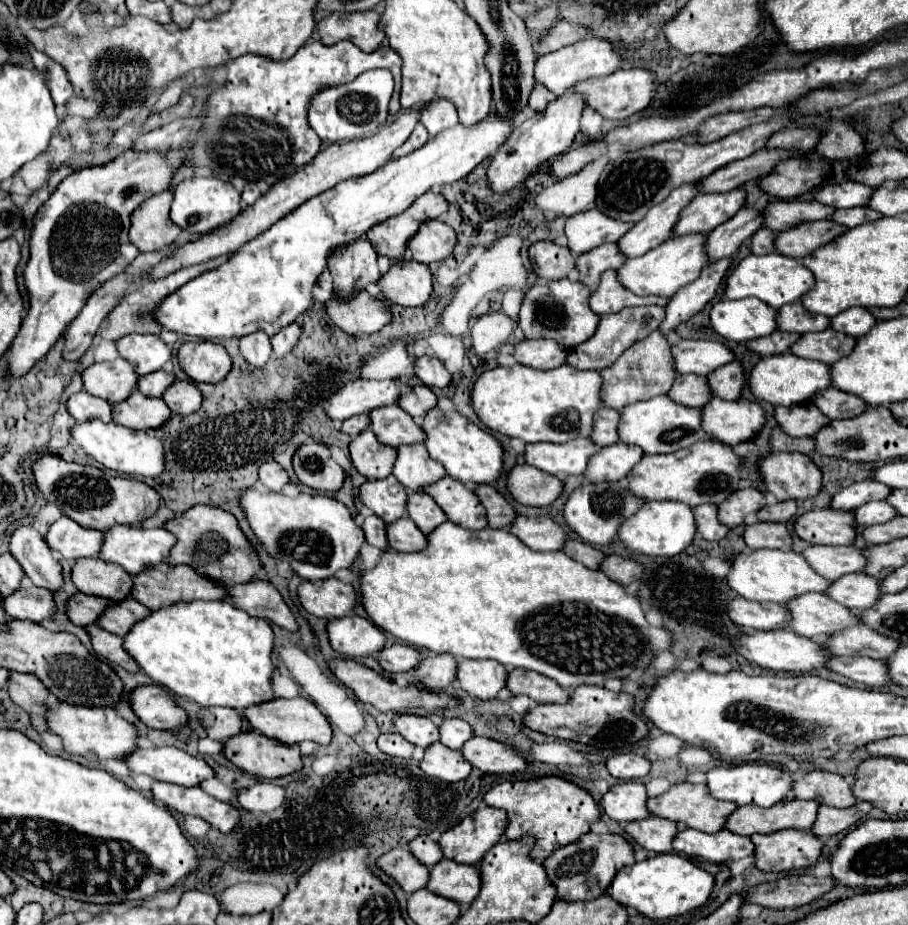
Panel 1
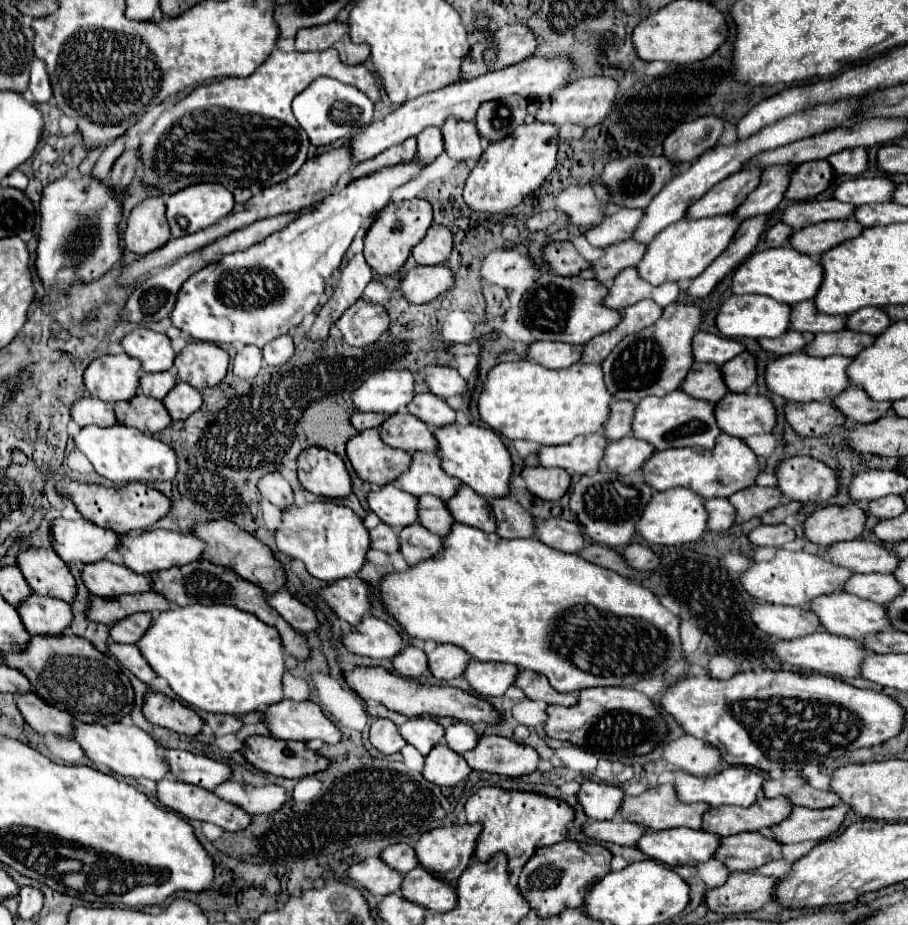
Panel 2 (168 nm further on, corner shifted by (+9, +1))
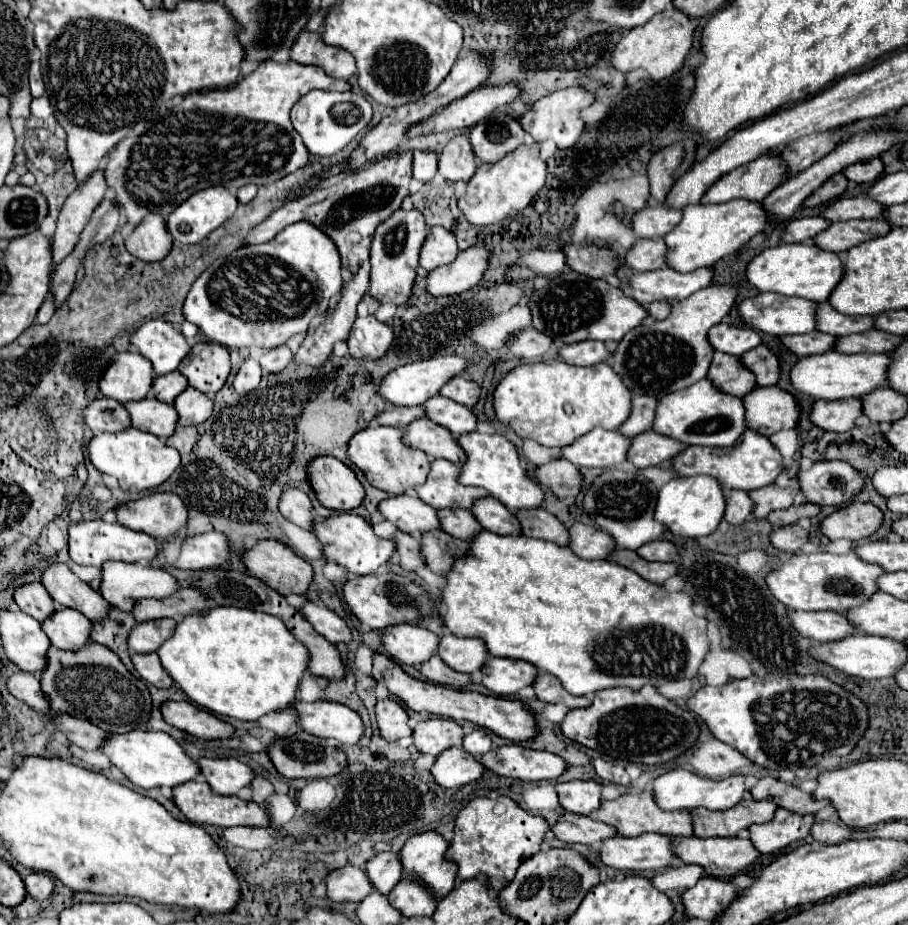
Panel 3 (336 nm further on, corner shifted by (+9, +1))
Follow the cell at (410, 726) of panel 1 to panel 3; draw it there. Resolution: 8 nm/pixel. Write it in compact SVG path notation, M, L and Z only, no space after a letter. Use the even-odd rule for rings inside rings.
M428 719L414 727L414 745L420 753L440 755L450 747L462 747L464 731L452 719Z

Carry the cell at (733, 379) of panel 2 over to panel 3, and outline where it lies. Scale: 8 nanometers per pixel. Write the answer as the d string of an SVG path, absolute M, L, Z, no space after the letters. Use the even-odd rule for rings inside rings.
M758 345L756 349L746 351L744 357L742 357L742 363L758 375L760 387L778 383L780 363L778 363L778 357L766 345Z

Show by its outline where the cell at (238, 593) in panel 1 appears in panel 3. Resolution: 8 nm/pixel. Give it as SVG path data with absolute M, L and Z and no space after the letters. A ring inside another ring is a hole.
M304 601L300 605L300 613L314 625L314 629L328 637L330 643L350 643L352 631L342 617L330 611L326 605L316 605L312 601Z

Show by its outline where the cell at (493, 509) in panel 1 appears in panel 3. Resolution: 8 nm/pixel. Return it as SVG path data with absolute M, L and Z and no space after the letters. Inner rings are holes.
M544 509L518 511L516 517L518 517L518 521L522 525L522 533L526 537L546 539L546 541L554 541L558 545L568 545L570 543L568 529L552 513L548 513Z

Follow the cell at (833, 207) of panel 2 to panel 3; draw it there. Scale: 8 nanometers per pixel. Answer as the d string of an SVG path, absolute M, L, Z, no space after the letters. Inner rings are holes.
M860 195L860 197L850 197L850 199L838 199L834 203L830 203L824 211L822 217L826 217L828 221L836 223L836 221L848 221L848 219L880 219L884 213L884 205L880 205L878 201Z

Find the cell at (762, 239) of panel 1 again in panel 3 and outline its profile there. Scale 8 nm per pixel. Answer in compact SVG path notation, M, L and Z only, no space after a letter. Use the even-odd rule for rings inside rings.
M804 217L804 219L792 219L788 221L786 229L782 231L784 243L798 243L798 241L812 241L814 235L828 229L830 221L822 217Z

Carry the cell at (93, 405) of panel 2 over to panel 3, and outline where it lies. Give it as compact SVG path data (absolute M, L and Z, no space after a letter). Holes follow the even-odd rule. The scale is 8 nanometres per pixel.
M102 397L102 399L94 399L84 413L86 425L94 431L94 433L118 433L124 429L132 427L130 415L126 411L126 407L122 403L118 403L116 399L110 397Z

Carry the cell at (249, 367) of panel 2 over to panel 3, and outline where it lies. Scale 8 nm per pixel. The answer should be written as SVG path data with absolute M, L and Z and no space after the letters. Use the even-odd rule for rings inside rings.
M246 359L244 365L240 367L238 375L234 377L234 389L236 389L236 393L238 395L246 395L246 393L254 391L260 385L260 377L262 377L262 373L260 373L258 361Z

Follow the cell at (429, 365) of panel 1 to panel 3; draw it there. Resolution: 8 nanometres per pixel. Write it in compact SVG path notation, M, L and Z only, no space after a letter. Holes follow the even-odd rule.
M454 377L454 381L450 381L450 385L442 387L440 395L454 399L460 405L474 407L480 399L480 385L476 381L466 381L464 377Z

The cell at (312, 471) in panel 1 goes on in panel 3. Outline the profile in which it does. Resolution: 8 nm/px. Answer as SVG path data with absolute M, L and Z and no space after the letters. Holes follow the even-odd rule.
M318 457L308 465L310 485L318 501L334 511L352 511L362 505L366 491L354 471L336 457Z

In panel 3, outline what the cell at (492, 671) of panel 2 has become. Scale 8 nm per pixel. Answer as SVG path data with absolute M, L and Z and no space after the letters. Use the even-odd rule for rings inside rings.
M490 657L482 667L482 685L496 695L514 695L534 683L538 669L520 659Z

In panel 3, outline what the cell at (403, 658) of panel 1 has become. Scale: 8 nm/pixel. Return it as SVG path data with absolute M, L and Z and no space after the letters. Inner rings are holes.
M434 655L430 661L426 661L426 665L418 667L418 669L428 681L434 681L440 685L456 687L456 685L468 685L470 683L470 675L450 669L438 655Z

